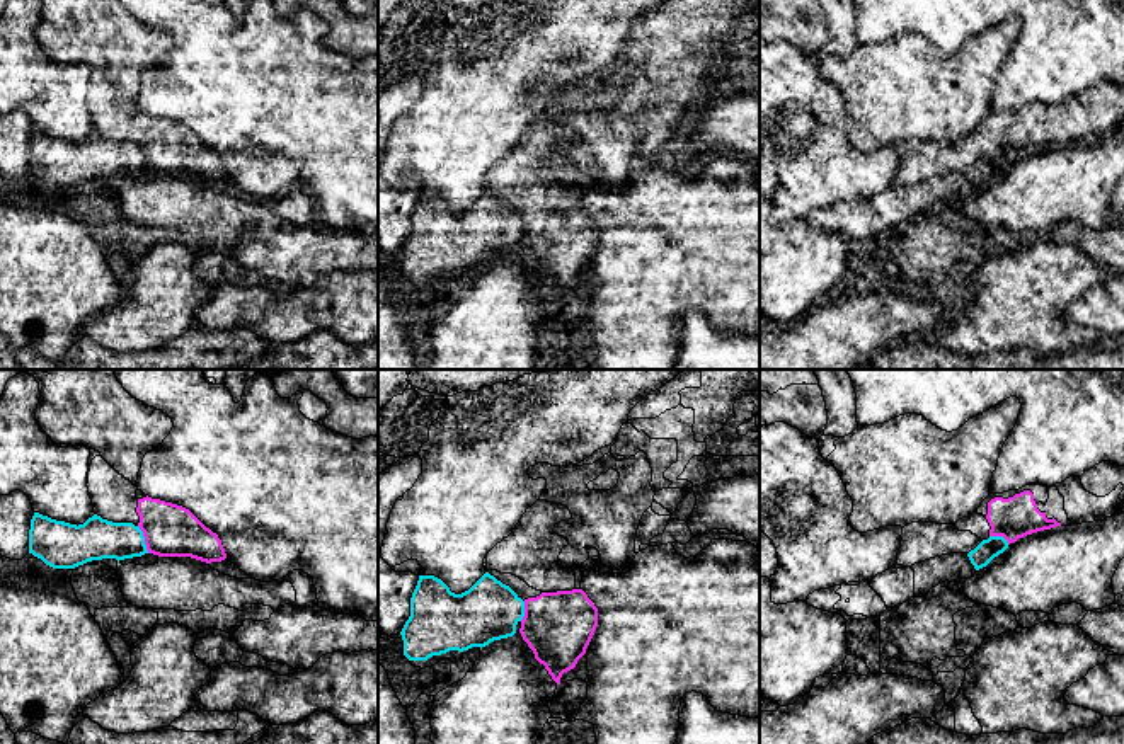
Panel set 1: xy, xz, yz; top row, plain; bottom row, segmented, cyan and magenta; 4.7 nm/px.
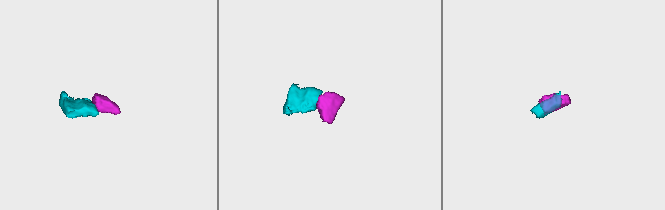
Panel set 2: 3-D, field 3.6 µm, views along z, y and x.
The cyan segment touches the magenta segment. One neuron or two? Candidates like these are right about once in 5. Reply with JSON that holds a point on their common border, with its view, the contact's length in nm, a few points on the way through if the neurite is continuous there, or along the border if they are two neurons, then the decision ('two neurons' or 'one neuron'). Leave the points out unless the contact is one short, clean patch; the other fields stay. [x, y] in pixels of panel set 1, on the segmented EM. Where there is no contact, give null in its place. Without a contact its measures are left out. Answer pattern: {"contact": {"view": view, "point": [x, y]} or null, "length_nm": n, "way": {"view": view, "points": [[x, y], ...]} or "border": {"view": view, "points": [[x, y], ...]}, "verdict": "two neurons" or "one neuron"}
{"contact": {"view": "xy", "point": [143, 538]}, "length_nm": 140, "border": {"view": "xy", "points": [[138, 525], [149, 552]]}, "verdict": "two neurons"}

